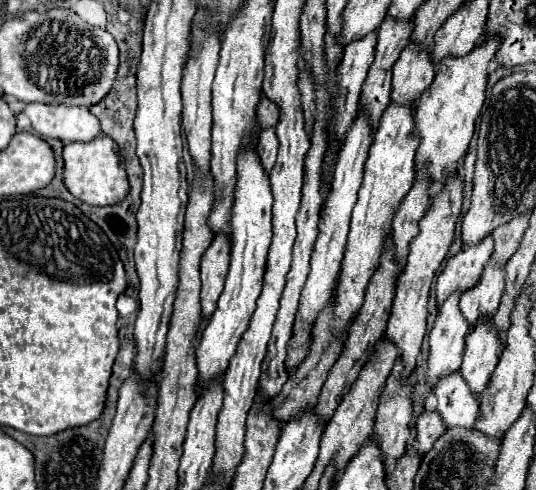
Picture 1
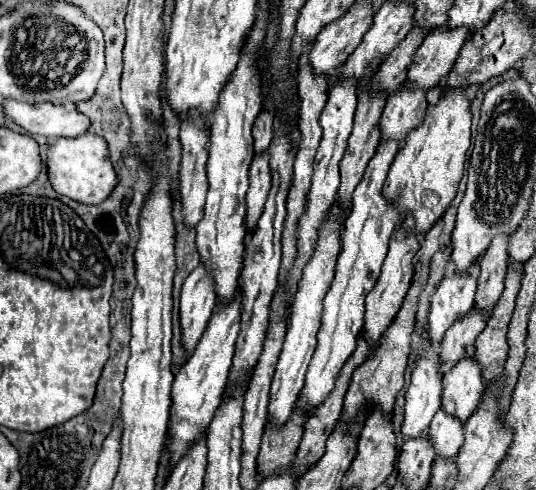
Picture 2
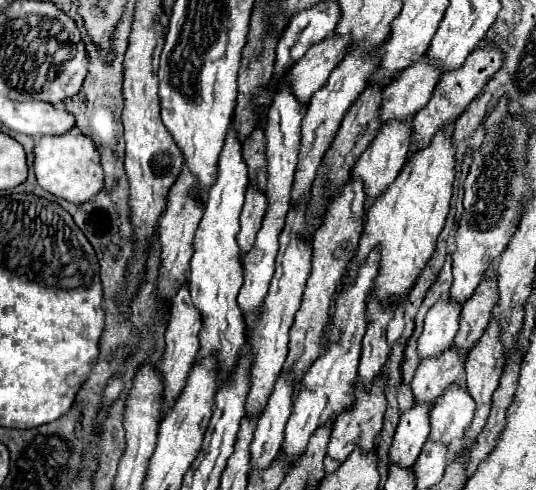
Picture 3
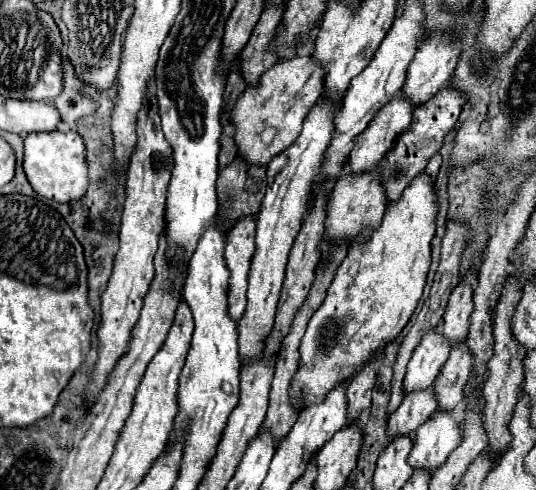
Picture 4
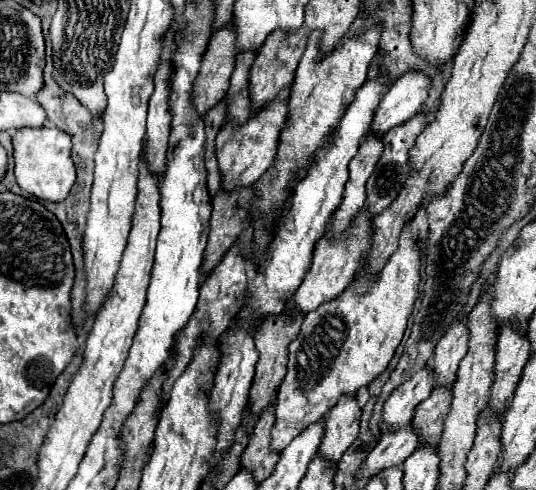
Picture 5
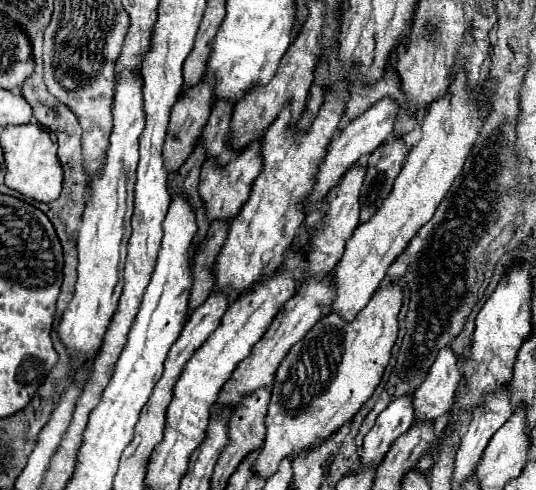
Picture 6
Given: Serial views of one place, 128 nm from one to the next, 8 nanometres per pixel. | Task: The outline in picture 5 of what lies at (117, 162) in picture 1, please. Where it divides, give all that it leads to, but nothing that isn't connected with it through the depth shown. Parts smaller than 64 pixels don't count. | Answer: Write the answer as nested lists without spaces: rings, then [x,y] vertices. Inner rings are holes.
[[[56,126],[22,128],[14,134],[14,174],[22,190],[40,200],[62,202],[76,182],[76,166],[72,160],[72,138]]]

